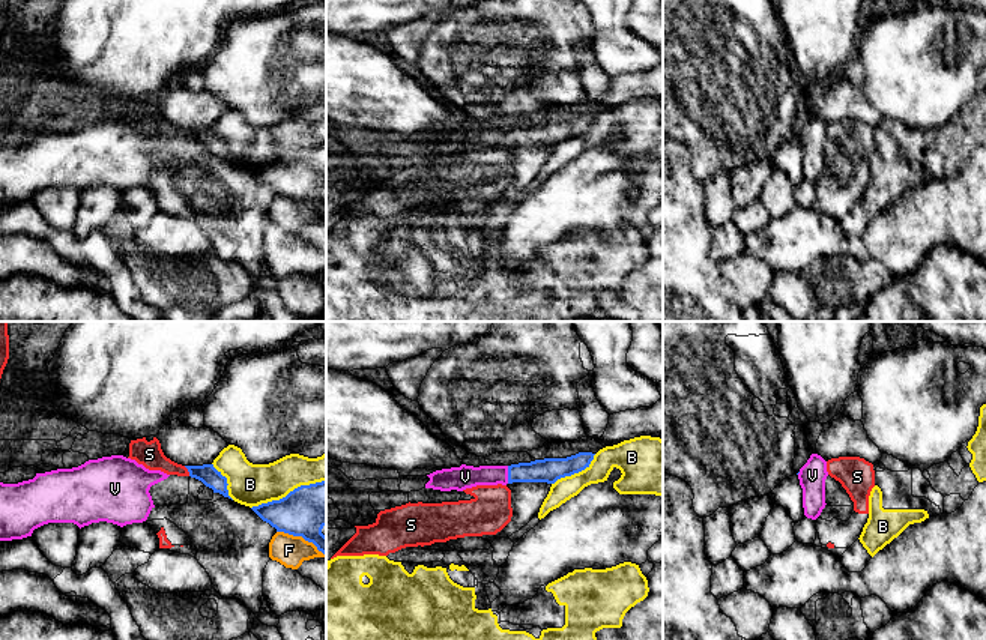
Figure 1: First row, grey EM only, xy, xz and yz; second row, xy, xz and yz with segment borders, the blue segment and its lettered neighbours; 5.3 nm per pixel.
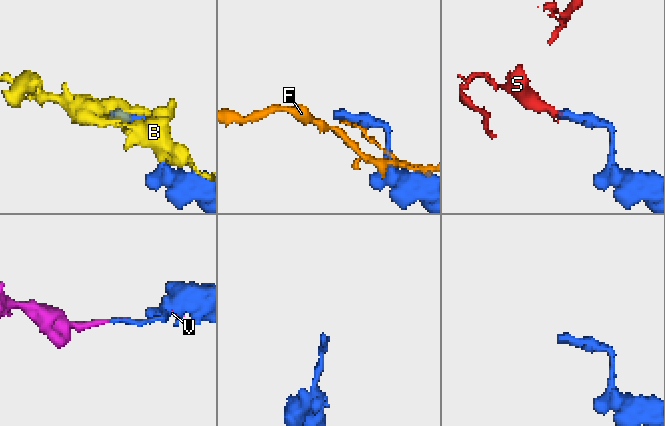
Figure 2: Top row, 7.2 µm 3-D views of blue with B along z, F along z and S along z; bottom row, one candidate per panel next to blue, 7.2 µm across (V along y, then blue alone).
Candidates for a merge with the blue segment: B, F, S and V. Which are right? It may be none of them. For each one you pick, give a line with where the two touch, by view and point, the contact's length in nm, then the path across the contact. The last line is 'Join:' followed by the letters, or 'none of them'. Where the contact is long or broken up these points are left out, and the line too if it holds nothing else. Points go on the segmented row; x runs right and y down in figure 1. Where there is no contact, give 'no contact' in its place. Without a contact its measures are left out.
V: xz (508, 475) | 100 nm
Join: V

